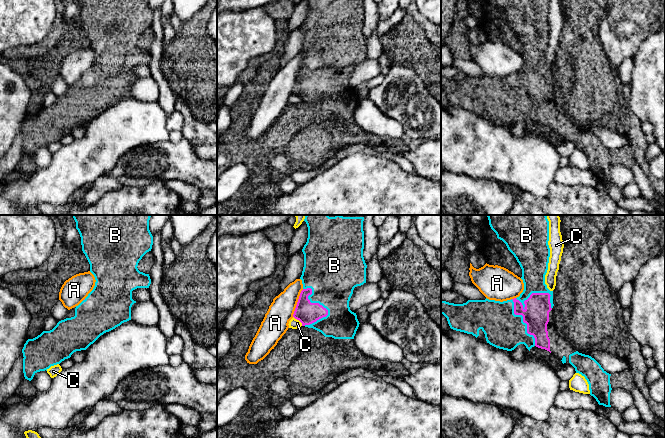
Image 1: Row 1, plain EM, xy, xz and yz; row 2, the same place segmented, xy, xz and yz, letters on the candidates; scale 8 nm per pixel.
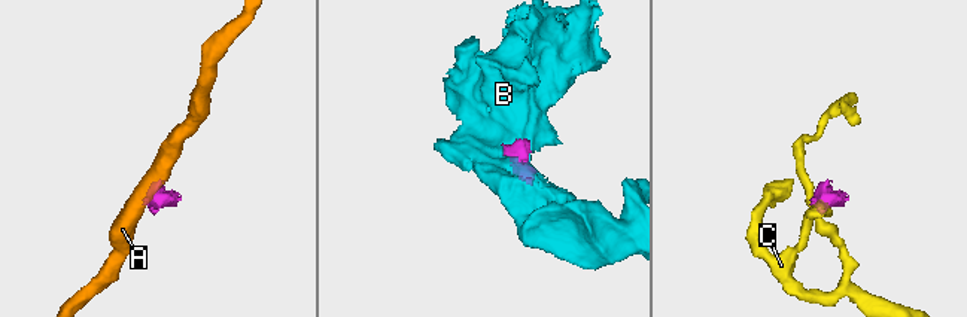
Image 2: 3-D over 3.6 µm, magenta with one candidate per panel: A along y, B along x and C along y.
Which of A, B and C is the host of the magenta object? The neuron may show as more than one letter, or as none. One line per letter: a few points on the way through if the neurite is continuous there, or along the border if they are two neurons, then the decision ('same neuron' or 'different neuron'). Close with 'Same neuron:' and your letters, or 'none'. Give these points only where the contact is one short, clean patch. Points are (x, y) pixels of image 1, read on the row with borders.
A: border along xz (303, 289), (292, 316); different neuron
B: same neuron
C: border along xz (293, 316), (302, 325); different neuron
Same neuron: B

